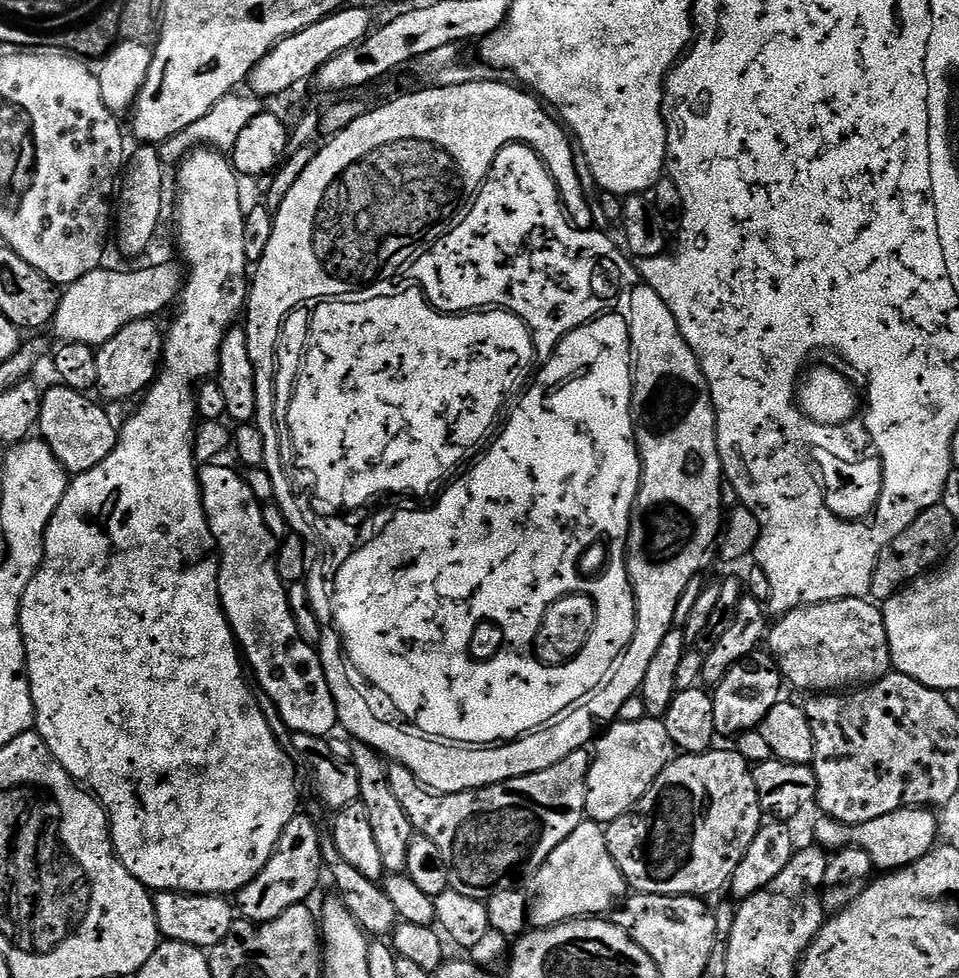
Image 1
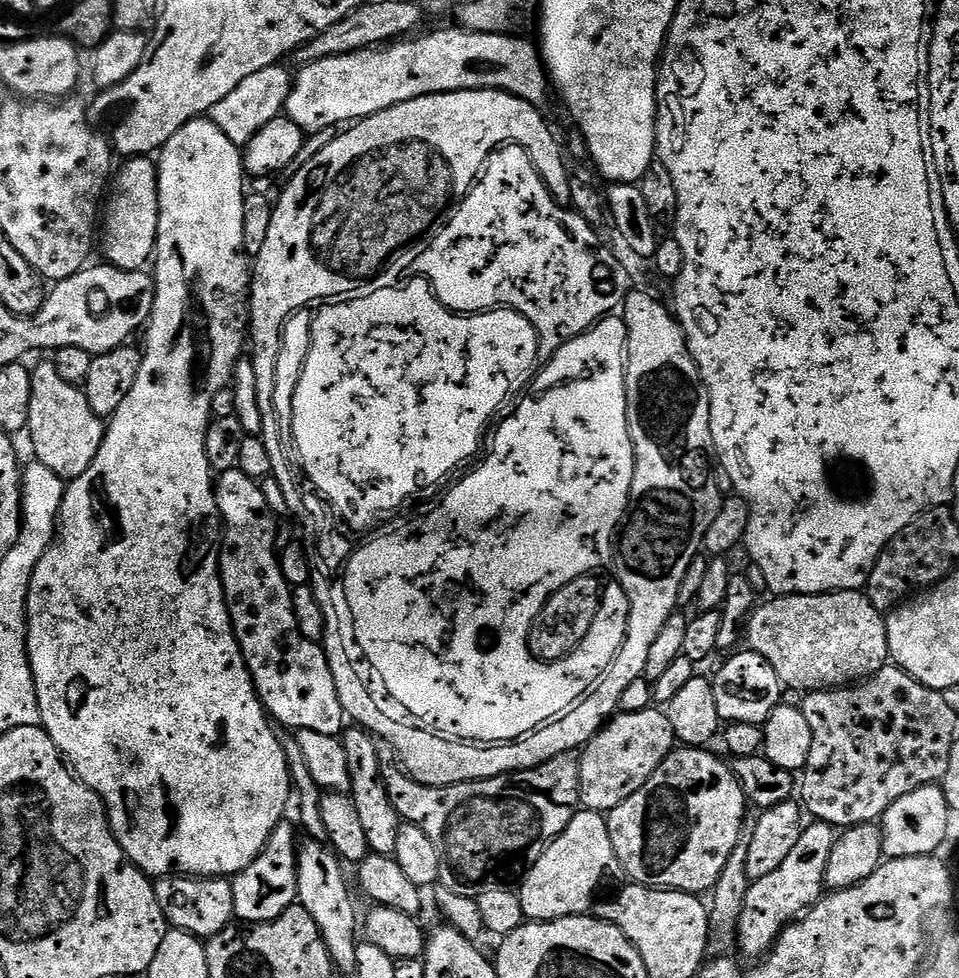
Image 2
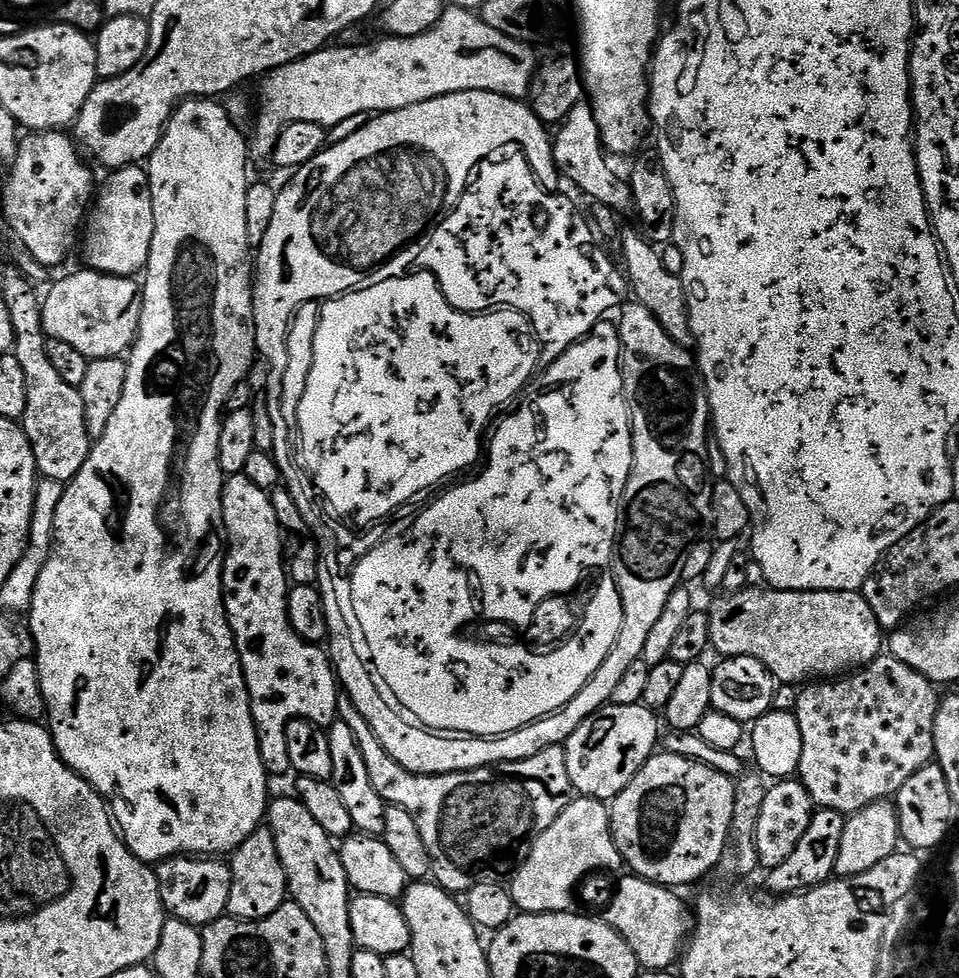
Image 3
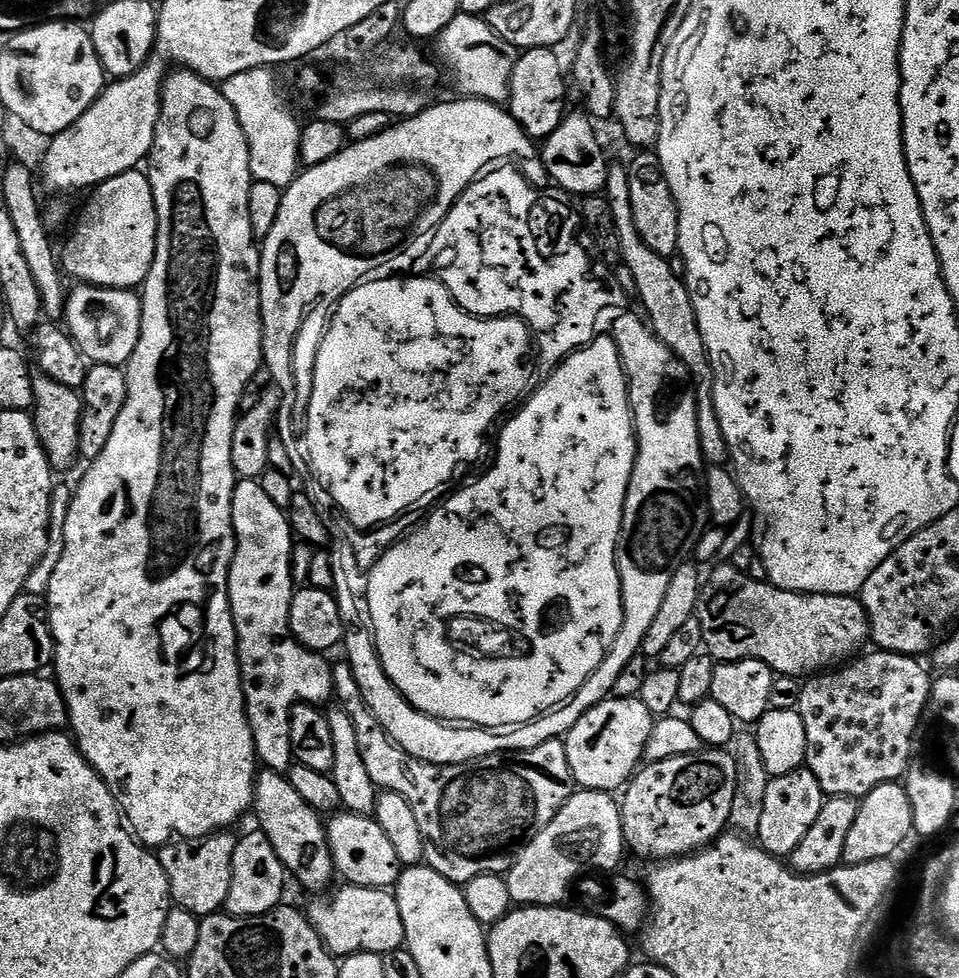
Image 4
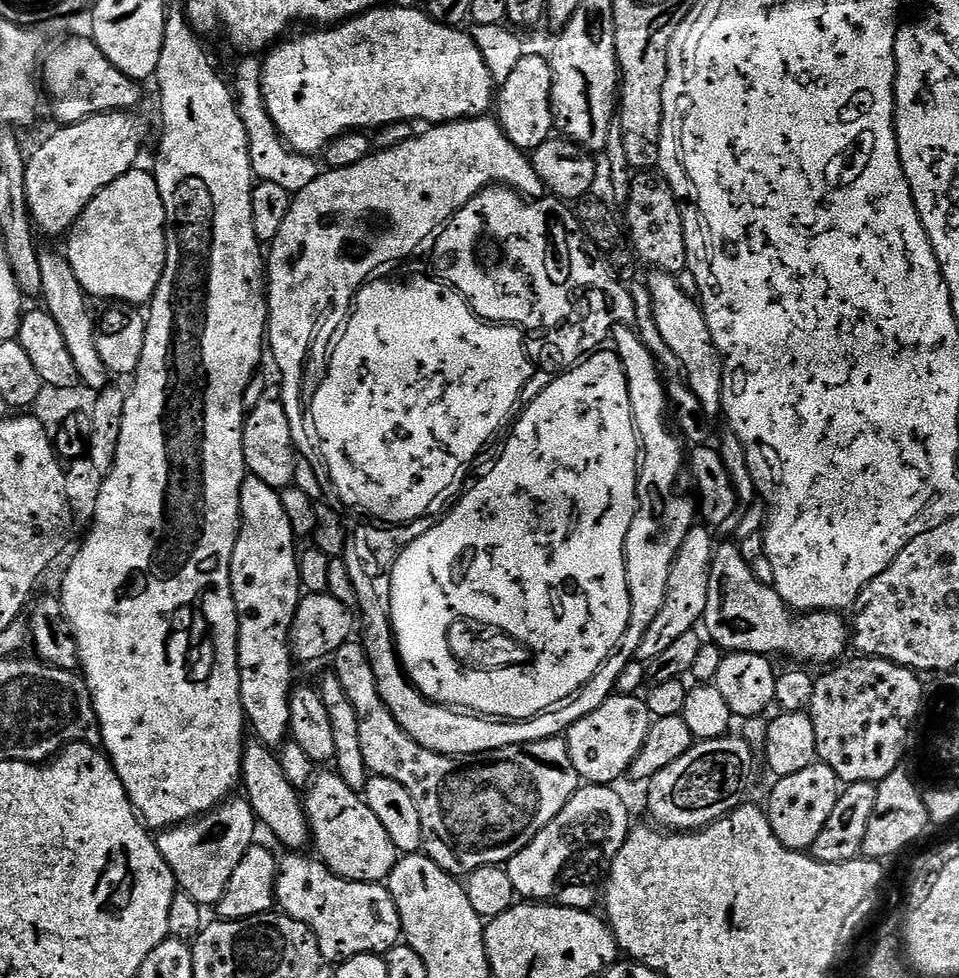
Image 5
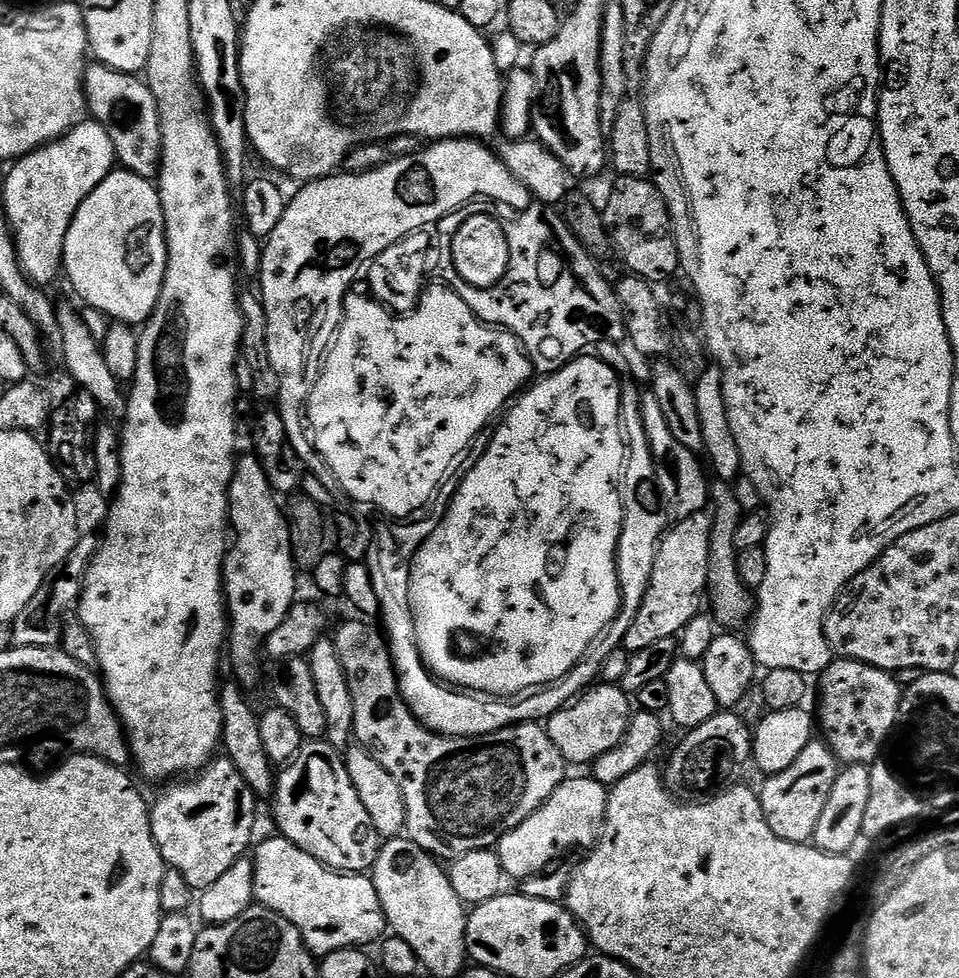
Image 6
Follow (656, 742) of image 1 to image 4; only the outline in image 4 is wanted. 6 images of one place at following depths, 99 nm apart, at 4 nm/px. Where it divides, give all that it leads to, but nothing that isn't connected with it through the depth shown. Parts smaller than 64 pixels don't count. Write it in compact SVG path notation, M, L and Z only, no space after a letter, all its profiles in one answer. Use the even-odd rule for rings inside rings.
M609 698L594 706L568 732L564 749L570 762L573 781L590 792L615 793L623 789L644 760L646 742L654 717L639 698Z

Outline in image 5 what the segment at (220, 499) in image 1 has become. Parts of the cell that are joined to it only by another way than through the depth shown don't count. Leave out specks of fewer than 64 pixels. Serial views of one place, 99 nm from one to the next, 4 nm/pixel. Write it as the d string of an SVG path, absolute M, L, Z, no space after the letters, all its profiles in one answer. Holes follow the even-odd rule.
M251 474L245 475L240 485L240 519L236 534L236 545L230 566L232 597L238 614L238 644L236 646L240 667L240 697L247 723L256 731L259 743L276 746L289 735L288 695L292 692L292 666L294 659L289 648L291 622L295 616L302 589L300 590L300 568L296 565L298 538L292 532L290 520L282 510L279 491Z

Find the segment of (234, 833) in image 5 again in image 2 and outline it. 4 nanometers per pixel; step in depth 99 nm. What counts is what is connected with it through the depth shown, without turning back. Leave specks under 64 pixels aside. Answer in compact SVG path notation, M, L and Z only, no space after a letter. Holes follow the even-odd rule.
M162 876L155 881L155 885L158 906L162 906L162 914L169 929L188 932L192 936L201 938L211 938L233 923L236 911L234 910L231 879L219 876Z

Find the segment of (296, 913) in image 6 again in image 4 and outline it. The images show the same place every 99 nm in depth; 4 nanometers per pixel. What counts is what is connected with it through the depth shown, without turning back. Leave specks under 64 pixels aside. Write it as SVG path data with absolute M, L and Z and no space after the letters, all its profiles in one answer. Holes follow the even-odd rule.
M348 884L329 900L314 901L310 919L328 951L337 958L353 956L356 952L384 956L405 947L402 914L395 895L387 888L359 888Z

